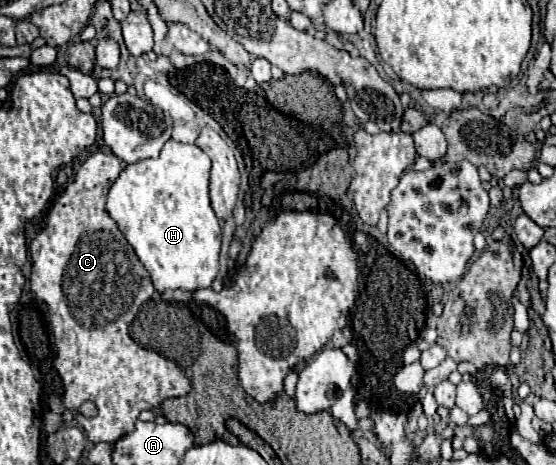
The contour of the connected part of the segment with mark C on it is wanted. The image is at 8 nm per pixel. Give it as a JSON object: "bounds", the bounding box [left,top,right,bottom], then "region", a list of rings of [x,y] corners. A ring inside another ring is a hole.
{"bounds":[30,151,190,445],"region":[[[102,151],[90,155],[80,165],[78,173],[70,179],[64,193],[54,201],[42,233],[38,233],[30,243],[30,289],[34,297],[48,307],[48,319],[56,343],[54,367],[66,389],[64,405],[68,409],[78,409],[86,401],[92,401],[96,405],[98,413],[94,417],[76,415],[76,421],[84,427],[88,439],[94,445],[100,441],[116,443],[122,435],[134,431],[134,423],[142,411],[150,411],[164,399],[182,397],[190,391],[190,381],[176,363],[158,355],[156,351],[140,347],[128,335],[130,323],[134,321],[140,305],[154,295],[154,287],[134,249],[128,245],[128,241],[104,209],[108,189],[118,179],[120,171],[122,161],[116,155]]]}

